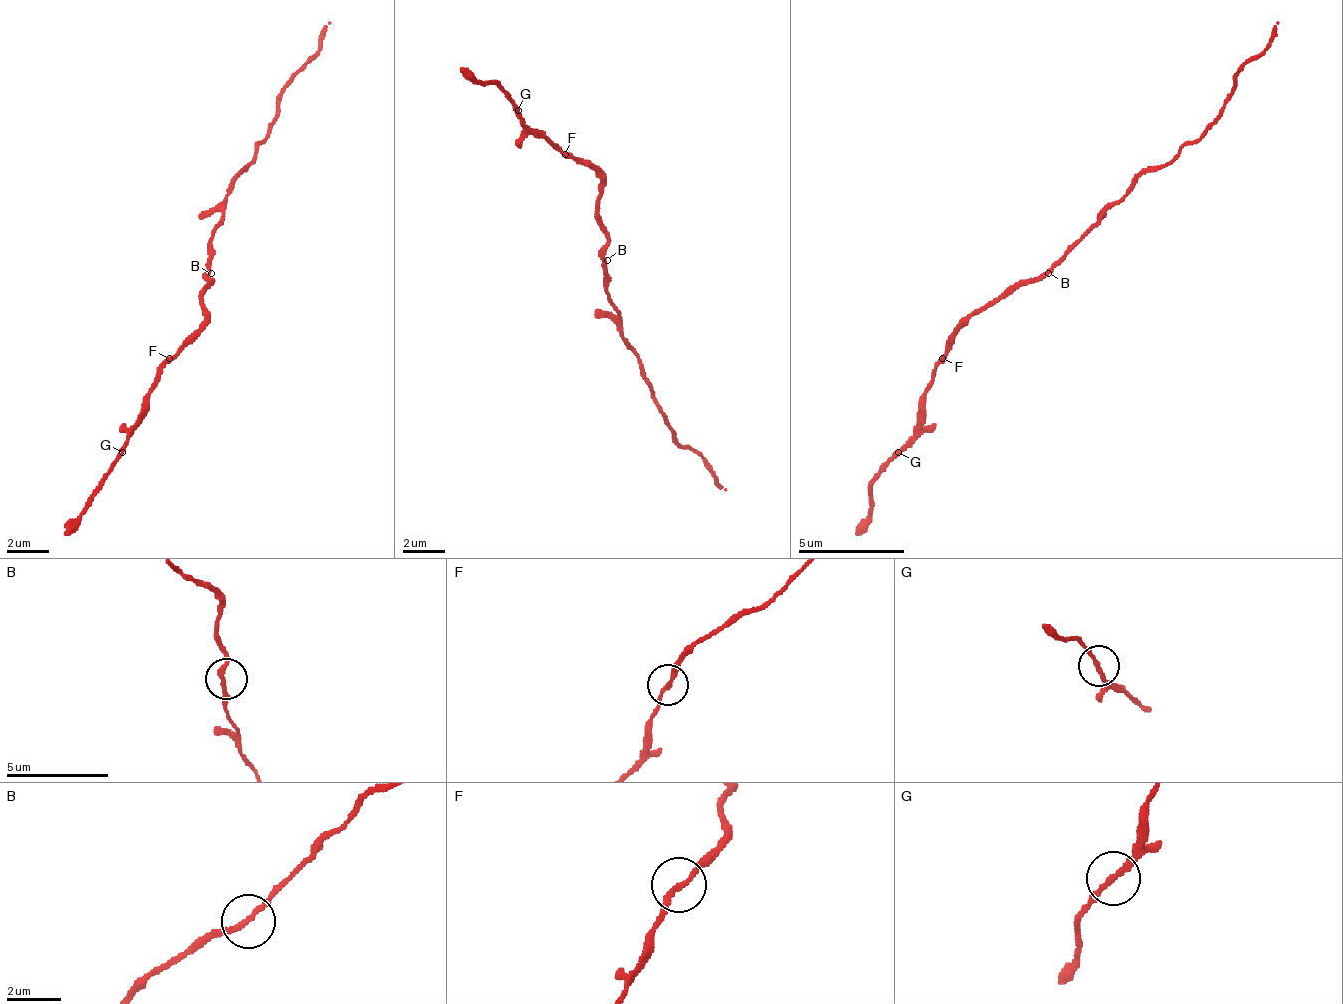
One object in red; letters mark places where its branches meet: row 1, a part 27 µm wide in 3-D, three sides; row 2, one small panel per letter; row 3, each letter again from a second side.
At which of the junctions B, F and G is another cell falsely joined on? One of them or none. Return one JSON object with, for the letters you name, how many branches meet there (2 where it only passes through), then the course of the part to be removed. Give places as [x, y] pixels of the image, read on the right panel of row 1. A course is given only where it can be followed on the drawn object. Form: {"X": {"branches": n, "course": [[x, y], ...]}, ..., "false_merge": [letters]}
{"false_merge": []}

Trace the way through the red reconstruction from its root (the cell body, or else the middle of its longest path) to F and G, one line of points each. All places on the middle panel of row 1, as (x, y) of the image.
F: (607, 255), (607, 233), (596, 212), (596, 186), (602, 180), (586, 164), (575, 164), (565, 154)
G: (607, 255), (607, 233), (596, 212), (596, 186), (602, 180), (586, 164), (538, 138), (517, 111)

